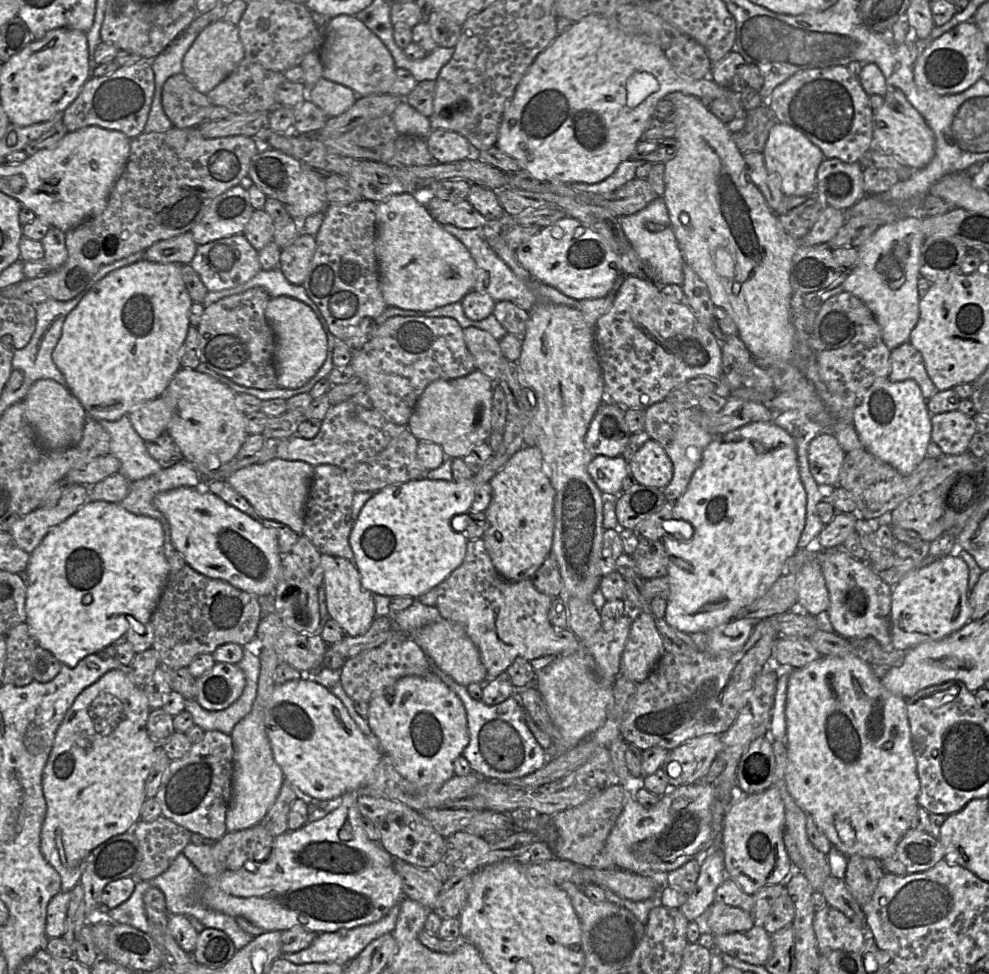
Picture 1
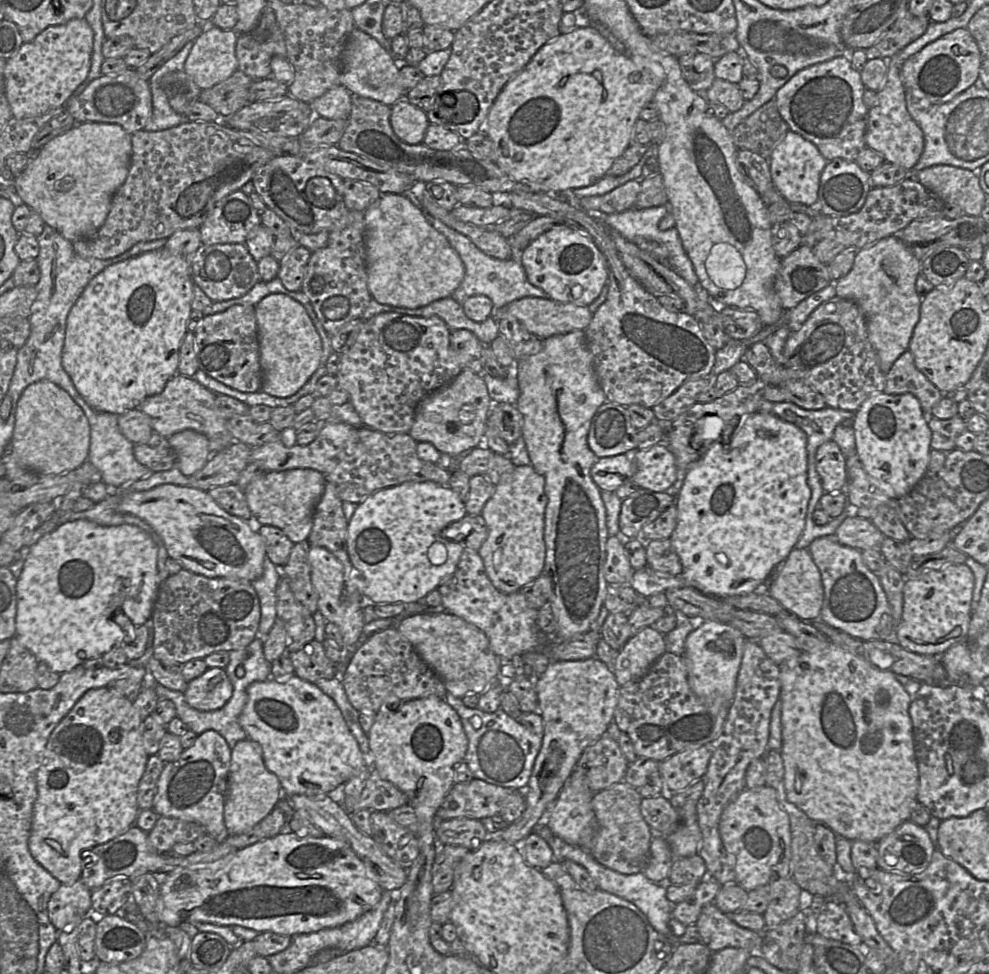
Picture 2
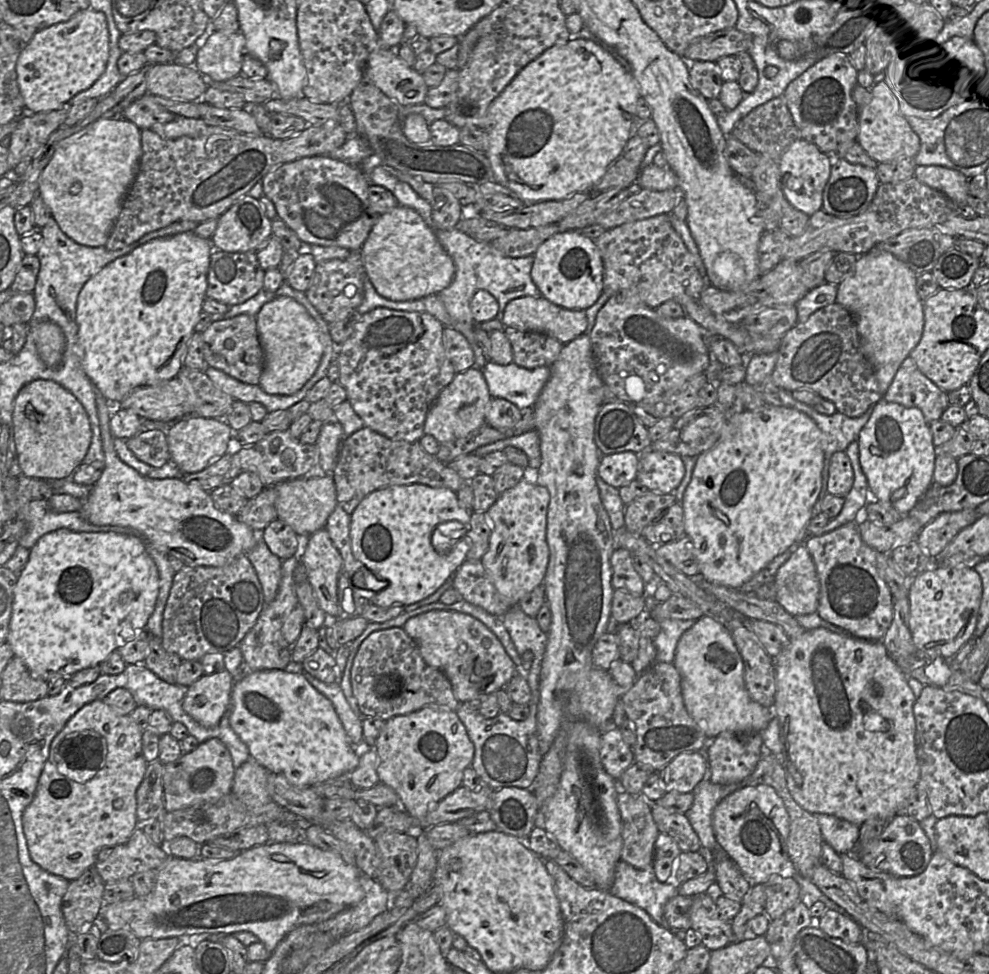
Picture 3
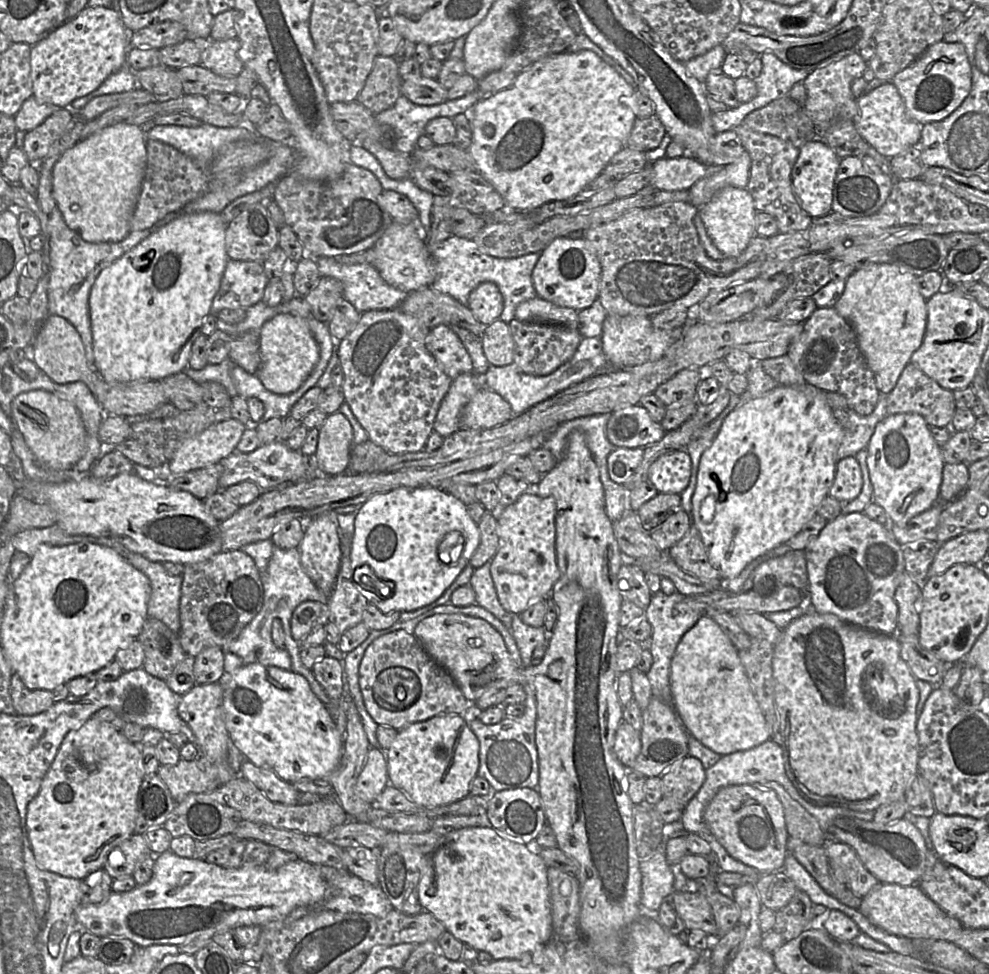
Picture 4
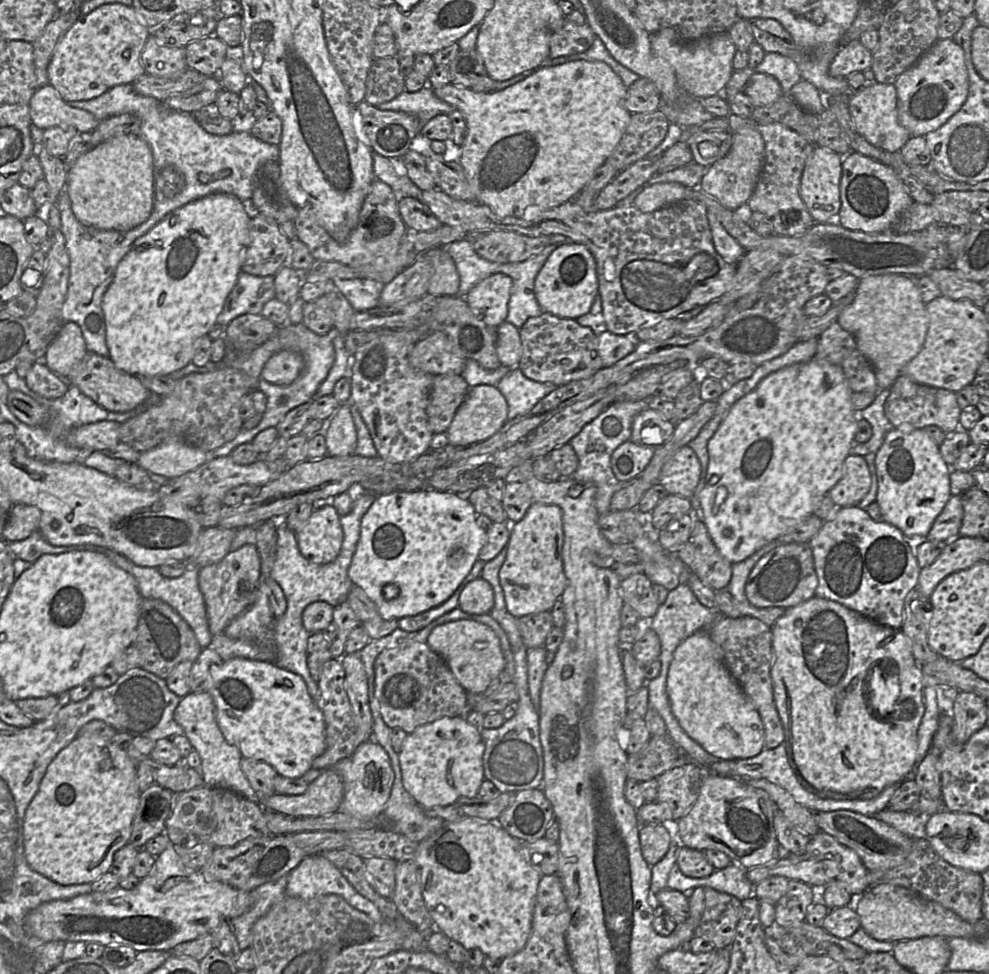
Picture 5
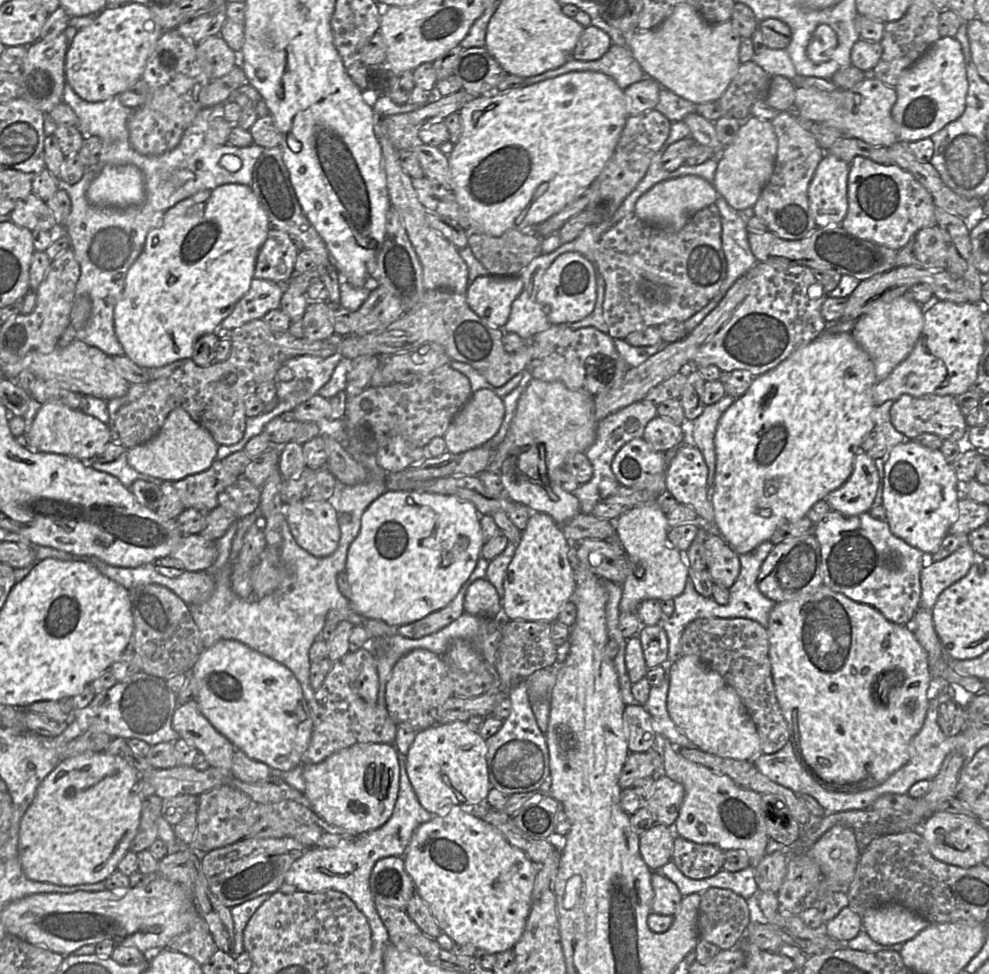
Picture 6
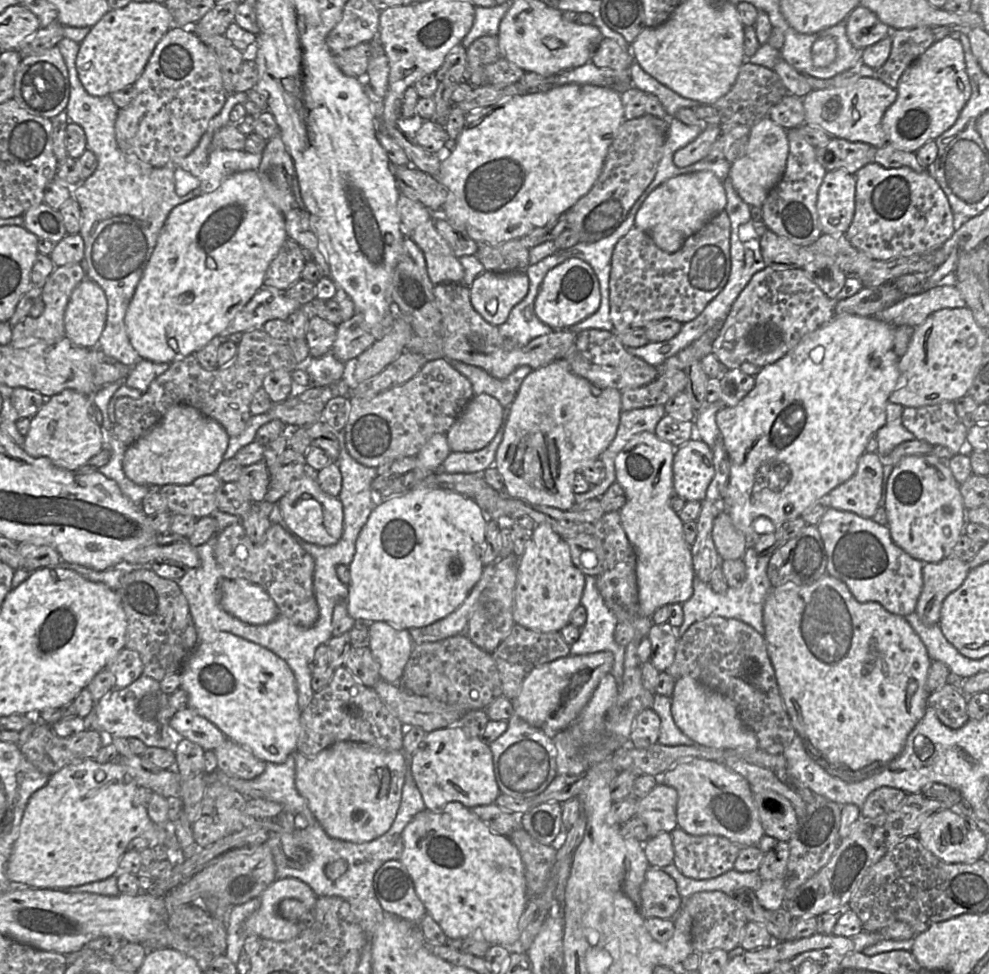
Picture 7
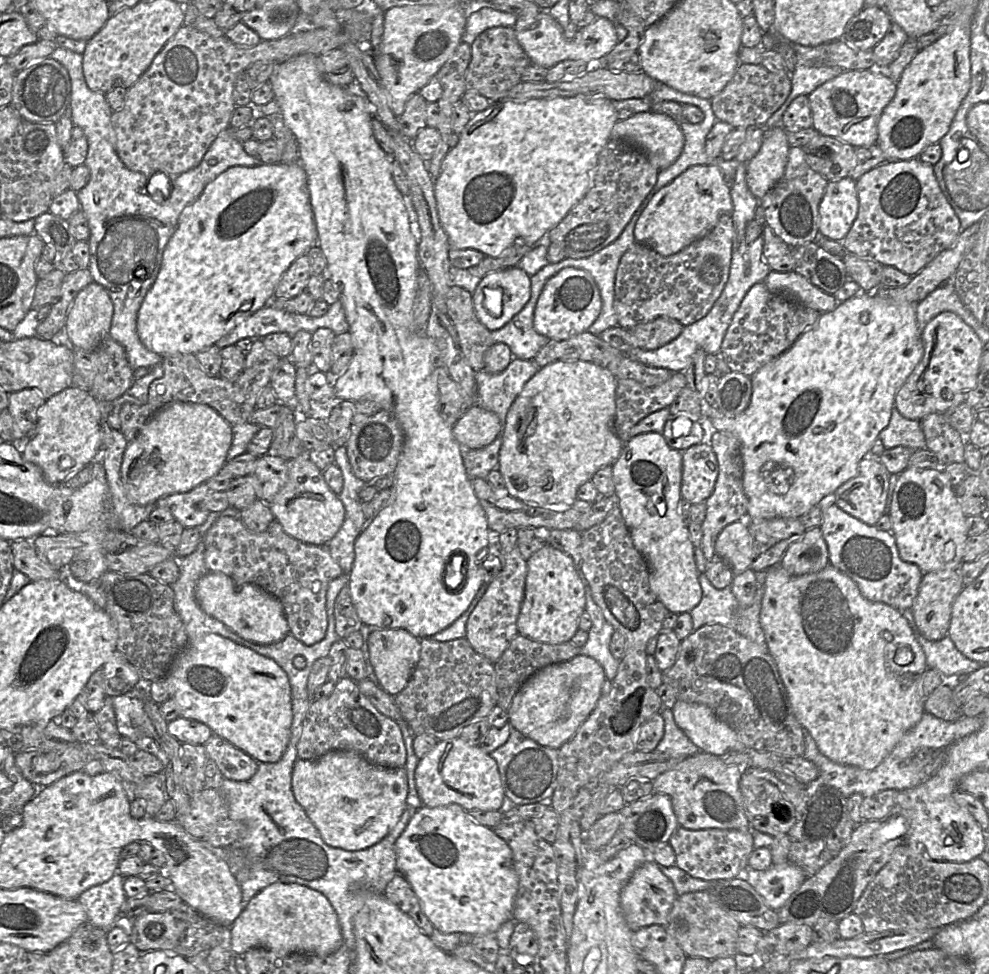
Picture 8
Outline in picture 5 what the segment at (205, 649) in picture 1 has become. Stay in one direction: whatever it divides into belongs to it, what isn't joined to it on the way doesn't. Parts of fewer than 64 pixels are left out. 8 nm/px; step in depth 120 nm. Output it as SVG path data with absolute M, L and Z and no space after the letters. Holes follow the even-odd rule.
M245 544L229 552L221 561L198 570L199 588L203 594L207 609L209 631L212 635L224 632L229 623L248 609L256 600L260 578L260 555L256 545Z

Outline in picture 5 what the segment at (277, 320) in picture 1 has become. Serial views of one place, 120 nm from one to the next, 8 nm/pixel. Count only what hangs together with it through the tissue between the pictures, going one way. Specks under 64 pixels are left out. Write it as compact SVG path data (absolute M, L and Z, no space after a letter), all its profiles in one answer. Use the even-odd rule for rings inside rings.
M281 350L265 363L261 377L274 385L288 386L299 376L303 368L304 361L299 353Z

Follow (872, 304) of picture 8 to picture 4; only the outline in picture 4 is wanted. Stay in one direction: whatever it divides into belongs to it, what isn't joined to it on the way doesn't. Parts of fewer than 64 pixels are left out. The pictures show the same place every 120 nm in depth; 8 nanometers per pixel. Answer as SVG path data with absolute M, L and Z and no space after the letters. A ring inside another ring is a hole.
M808 383L799 386L779 386L744 405L738 405L727 415L711 446L703 452L698 467L697 484L692 497L692 524L699 530L709 561L721 574L722 579L735 578L757 557L786 543L816 515L822 500L829 495L829 489L835 478L836 465L839 461L837 460L837 450L843 440L843 428L834 417L832 408L826 400L825 392Z

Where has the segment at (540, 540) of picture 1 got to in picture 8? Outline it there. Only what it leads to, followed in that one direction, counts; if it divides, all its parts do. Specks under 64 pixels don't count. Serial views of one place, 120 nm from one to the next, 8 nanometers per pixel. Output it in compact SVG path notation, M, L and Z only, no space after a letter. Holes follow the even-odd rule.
M545 543L526 562L528 570L525 594L517 621L519 633L548 644L571 641L580 629L580 616L586 607L584 585L573 559Z

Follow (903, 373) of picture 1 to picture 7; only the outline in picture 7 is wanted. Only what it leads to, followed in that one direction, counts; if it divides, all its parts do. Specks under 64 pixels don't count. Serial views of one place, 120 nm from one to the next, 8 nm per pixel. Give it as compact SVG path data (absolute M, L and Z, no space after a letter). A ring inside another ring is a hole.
M954 402L921 408L904 407L902 423L916 439L932 446L945 446L954 455L959 454L964 441L969 442L969 428L959 419Z

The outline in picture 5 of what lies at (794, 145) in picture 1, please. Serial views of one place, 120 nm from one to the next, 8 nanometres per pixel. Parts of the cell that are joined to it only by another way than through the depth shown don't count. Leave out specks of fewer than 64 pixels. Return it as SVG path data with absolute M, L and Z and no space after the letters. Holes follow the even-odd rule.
M815 145L800 180L800 197L815 223L837 219L841 207L840 182L843 156Z

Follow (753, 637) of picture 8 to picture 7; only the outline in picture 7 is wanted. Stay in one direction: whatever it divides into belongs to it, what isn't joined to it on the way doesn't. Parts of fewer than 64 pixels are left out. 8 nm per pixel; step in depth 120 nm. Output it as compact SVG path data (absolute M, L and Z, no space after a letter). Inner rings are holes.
M748 546L743 561L746 566L746 578L739 587L728 587L724 593L716 593L710 584L700 580L695 574L693 577L693 594L690 599L682 603L684 613L683 623L678 627L673 627L673 633L679 640L686 630L697 621L709 617L723 617L740 620L753 627L765 638L765 627L763 622L763 608L765 600L772 588L767 576L768 564L771 556L758 555L752 546Z

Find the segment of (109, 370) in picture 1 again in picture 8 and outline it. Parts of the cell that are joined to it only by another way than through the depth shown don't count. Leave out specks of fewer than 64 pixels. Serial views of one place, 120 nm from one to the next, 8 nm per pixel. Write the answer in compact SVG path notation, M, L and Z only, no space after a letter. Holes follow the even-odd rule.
M300 163L260 164L258 166L233 166L222 172L210 182L198 199L181 212L177 228L170 238L164 253L159 274L145 295L137 315L137 333L144 346L161 357L175 353L197 353L215 344L229 333L239 322L267 305L274 297L275 288L296 258L306 254L313 245L317 245L317 231L310 204L307 187L307 175Z

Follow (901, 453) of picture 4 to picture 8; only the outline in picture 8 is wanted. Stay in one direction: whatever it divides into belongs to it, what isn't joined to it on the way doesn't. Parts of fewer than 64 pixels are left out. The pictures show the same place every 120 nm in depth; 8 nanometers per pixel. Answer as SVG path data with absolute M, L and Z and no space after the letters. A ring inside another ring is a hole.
M907 467L895 485L889 517L903 561L916 564L923 574L960 568L968 537L966 516L944 471Z

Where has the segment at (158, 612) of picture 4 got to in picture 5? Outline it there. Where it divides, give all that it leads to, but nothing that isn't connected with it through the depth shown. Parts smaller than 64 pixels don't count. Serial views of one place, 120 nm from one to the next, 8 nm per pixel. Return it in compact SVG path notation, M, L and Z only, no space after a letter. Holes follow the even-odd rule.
M82 544L77 545L77 547L85 547L85 550L102 553L116 565L132 574L137 581L138 590L142 598L159 599L169 604L189 624L202 648L206 648L210 644L213 635L209 631L205 600L199 588L199 569L189 567L180 577L168 578L163 576L156 567L138 566L125 556L115 551L112 552L106 547L93 544Z

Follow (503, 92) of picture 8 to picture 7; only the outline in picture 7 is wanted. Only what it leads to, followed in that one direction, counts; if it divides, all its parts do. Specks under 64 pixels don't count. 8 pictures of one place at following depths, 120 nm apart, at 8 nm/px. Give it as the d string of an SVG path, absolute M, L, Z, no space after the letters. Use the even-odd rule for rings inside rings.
M482 36L467 48L464 80L472 87L486 84L486 67L502 58L497 36Z

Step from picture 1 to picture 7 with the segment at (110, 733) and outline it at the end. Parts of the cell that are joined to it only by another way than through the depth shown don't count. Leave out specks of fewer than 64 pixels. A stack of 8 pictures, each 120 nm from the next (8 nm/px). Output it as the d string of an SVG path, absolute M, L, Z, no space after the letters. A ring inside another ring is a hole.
M95 759L74 762L52 775L48 783L34 792L27 803L20 824L19 836L13 845L12 852L8 860L8 879L13 883L23 883L33 888L56 889L80 886L91 882L102 881L113 875L117 875L119 873L120 861L127 852L127 846L136 837L143 837L147 839L149 841L150 848L154 848L156 845L165 845L165 841L167 839L166 824L155 824L148 815L147 806L136 806L133 804L133 799L137 788L138 786L130 778L127 770L123 765L112 762L100 764L96 762Z

